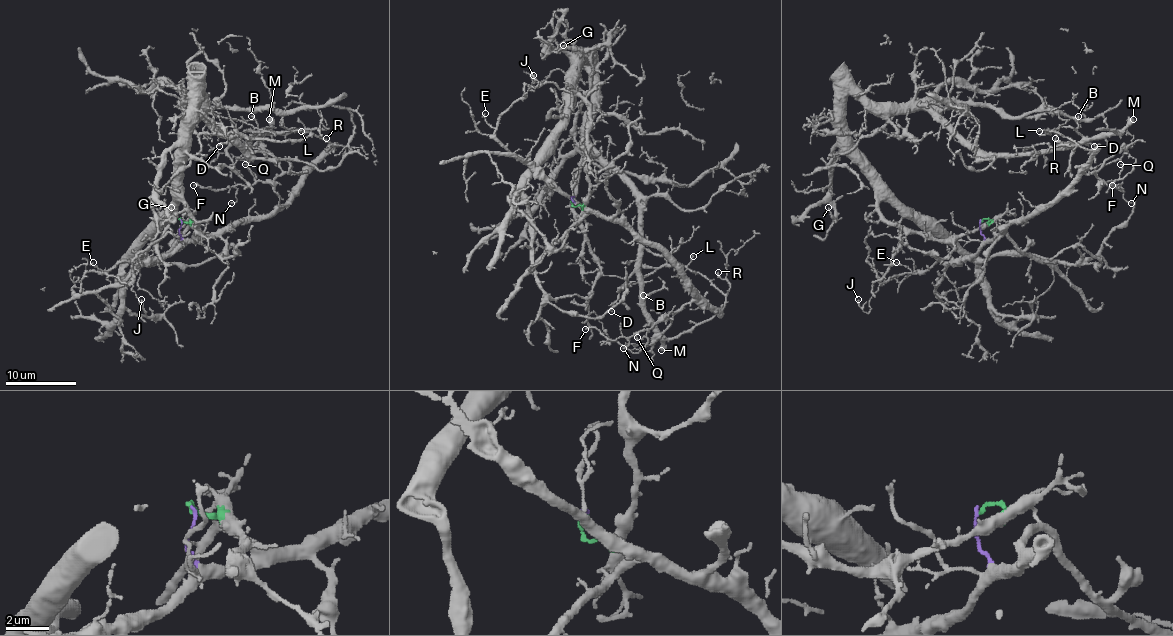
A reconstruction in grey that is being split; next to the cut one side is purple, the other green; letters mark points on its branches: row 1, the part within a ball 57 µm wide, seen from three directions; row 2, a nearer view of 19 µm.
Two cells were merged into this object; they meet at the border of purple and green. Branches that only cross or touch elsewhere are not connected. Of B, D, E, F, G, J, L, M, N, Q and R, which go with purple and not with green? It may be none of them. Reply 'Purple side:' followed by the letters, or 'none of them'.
Purple side: E, F, J, L, N, Q, R

